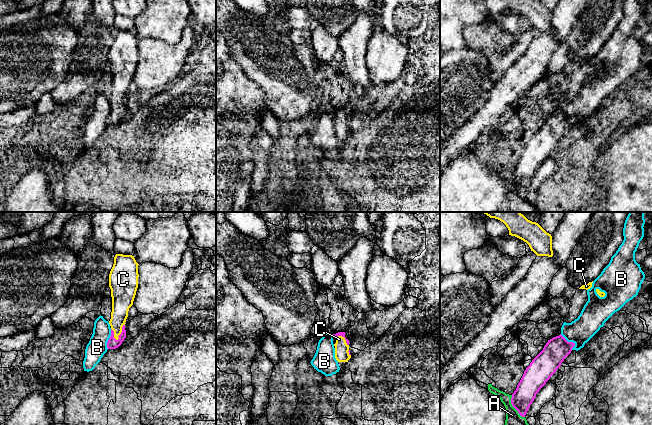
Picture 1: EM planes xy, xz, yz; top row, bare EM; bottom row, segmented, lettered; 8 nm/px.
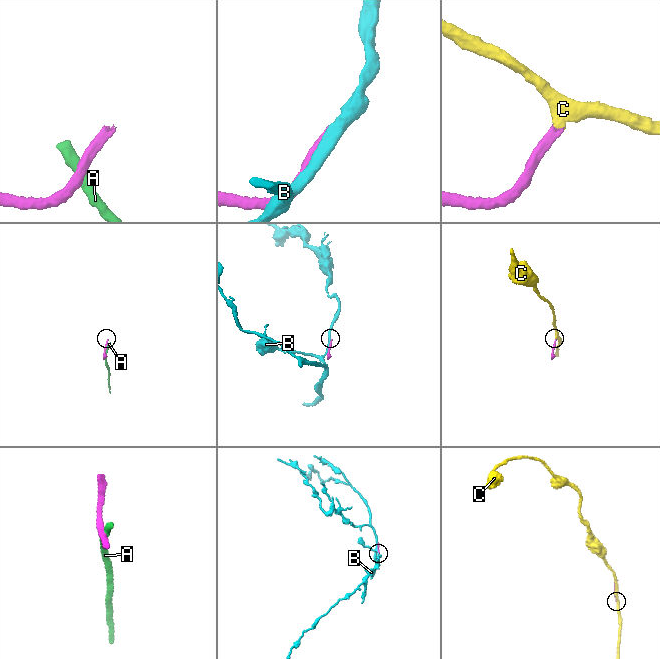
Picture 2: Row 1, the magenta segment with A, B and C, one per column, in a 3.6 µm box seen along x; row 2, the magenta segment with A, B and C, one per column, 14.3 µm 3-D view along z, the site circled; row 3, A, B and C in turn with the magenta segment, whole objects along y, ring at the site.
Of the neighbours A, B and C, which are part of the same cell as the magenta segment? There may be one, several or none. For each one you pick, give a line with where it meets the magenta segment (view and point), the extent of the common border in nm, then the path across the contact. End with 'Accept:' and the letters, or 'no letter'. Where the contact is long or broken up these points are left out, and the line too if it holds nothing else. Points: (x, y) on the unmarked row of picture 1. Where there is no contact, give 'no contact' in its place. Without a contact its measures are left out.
C: meets magenta in xy at (121, 108); contact 150 nm long; runs through xy (112, 119), (121, 108), (121, 77)
Accept: C

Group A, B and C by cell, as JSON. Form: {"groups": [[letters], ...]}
{"groups": [["A"], ["B"], ["C"]]}

